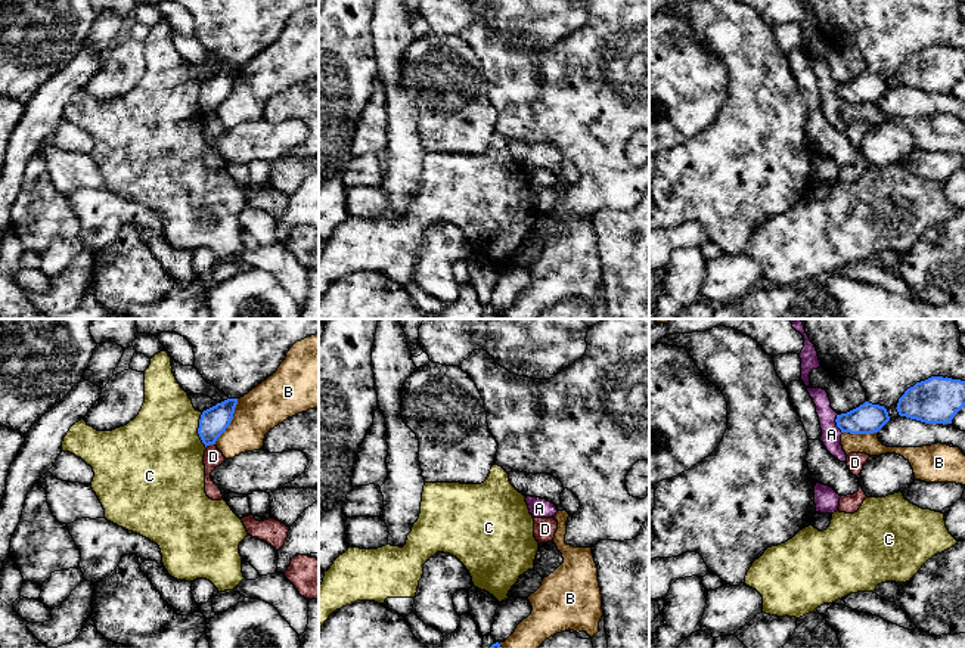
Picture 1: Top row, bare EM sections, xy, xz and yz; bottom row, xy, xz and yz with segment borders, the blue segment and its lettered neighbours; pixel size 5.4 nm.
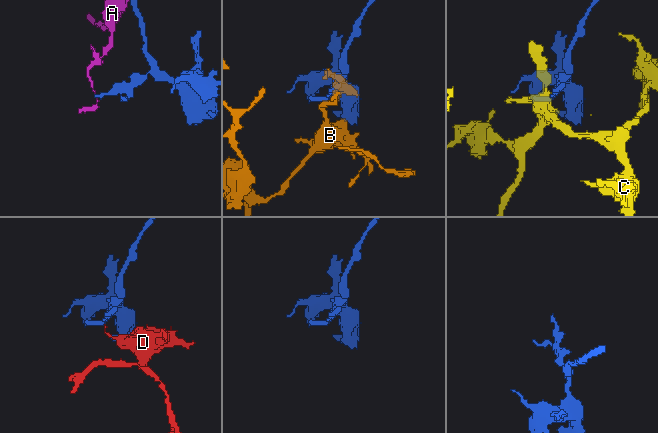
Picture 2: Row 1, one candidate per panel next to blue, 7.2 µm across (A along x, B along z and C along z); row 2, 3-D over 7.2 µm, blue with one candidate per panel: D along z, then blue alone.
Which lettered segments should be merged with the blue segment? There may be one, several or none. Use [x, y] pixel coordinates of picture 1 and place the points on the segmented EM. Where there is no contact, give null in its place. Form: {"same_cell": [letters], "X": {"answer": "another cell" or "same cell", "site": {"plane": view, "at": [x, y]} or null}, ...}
{"same_cell": [], "A": {"answer": "another cell", "site": {"plane": "yz", "at": [837, 424]}}, "B": {"answer": "another cell", "site": {"plane": "xy", "at": [230, 421]}}, "C": {"answer": "another cell", "site": {"plane": "xy", "at": [198, 430]}}, "D": {"answer": "another cell", "site": {"plane": "xy", "at": [210, 443]}}}

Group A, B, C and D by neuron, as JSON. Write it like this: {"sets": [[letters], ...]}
{"sets": [["A"], ["B"], ["C"], ["D"]]}

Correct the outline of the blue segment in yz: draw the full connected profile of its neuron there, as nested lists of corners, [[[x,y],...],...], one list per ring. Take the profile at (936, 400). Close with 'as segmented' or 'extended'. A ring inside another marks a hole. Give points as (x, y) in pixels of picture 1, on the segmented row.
[[[931,376],[907,388],[899,399],[900,416],[925,424],[952,424],[953,416],[965,406],[965,381]]]; as segmented

